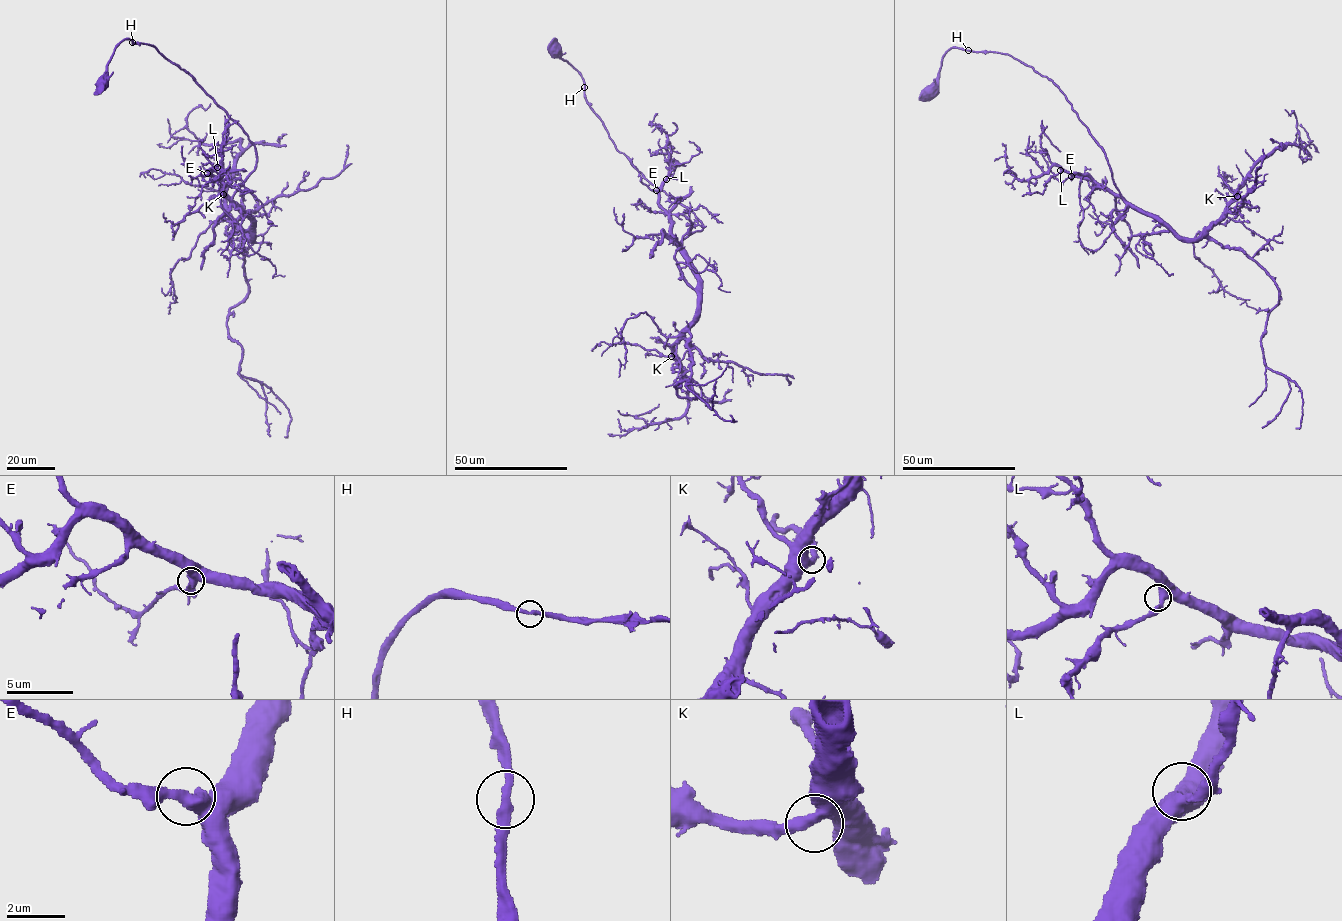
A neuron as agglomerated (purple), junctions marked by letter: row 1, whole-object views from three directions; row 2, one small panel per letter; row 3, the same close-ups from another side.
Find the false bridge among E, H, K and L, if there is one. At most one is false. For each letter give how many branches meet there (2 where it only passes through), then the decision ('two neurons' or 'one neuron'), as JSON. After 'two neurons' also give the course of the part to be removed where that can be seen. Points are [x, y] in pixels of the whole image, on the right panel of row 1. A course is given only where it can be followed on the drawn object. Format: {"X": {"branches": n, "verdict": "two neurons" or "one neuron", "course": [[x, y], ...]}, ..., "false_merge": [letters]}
{"E": {"branches": 2, "verdict": "one neuron"}, "H": {"branches": 2, "verdict": "one neuron"}, "K": {"branches": 2, "verdict": "one neuron"}, "L": {"branches": 2, "verdict": "one neuron"}, "false_merge": []}

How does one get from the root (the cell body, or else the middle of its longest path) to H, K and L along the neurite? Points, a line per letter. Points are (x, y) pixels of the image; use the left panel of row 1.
H: (100, 84), (114, 49), (125, 39), (133, 42)
K: (100, 84), (125, 39), (189, 74), (254, 146), (232, 199), (250, 239), (223, 194)
L: (100, 84), (122, 41), (152, 45), (189, 74), (254, 145), (254, 169), (231, 197), (211, 175), (217, 167)

